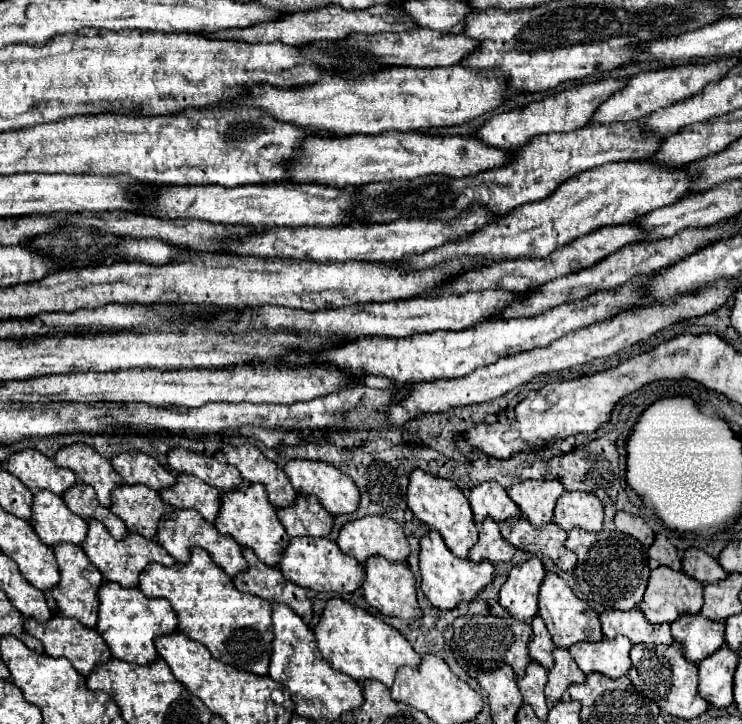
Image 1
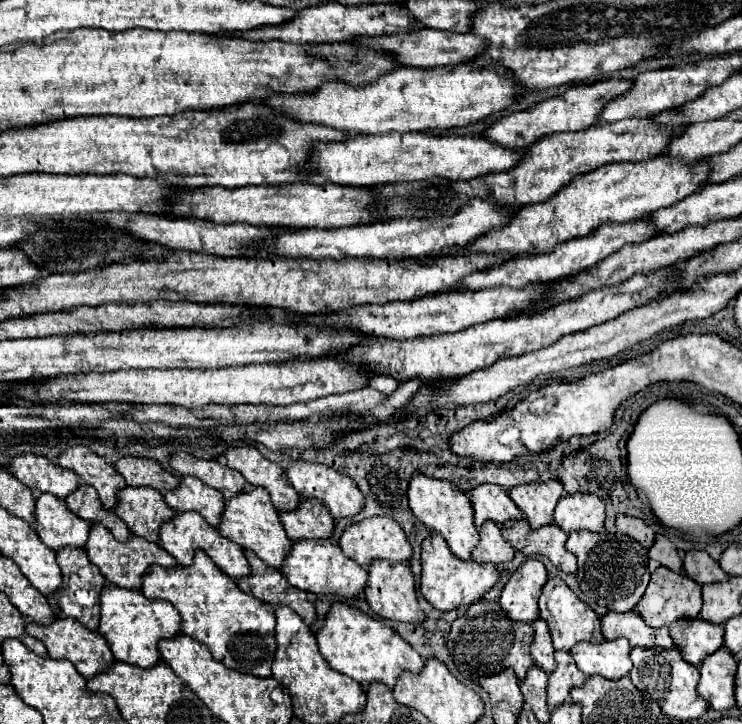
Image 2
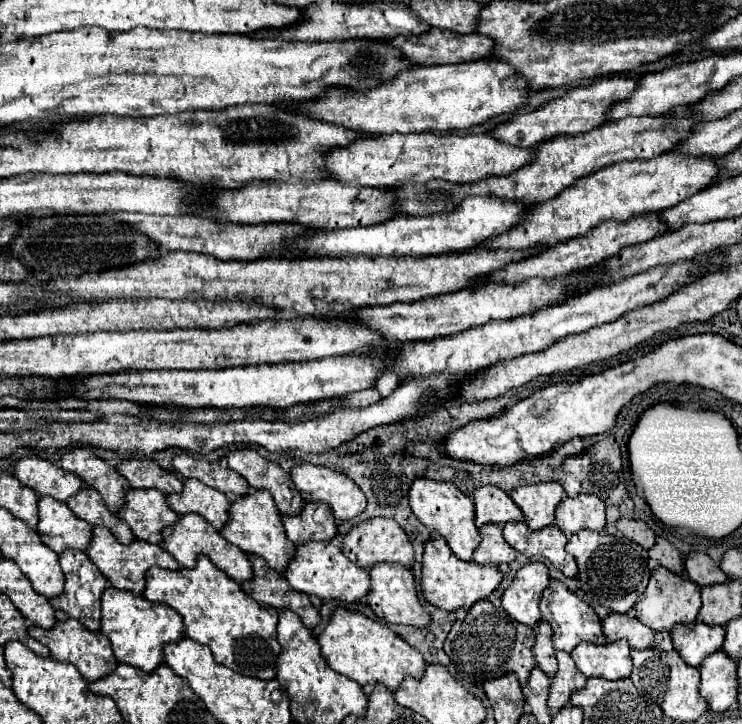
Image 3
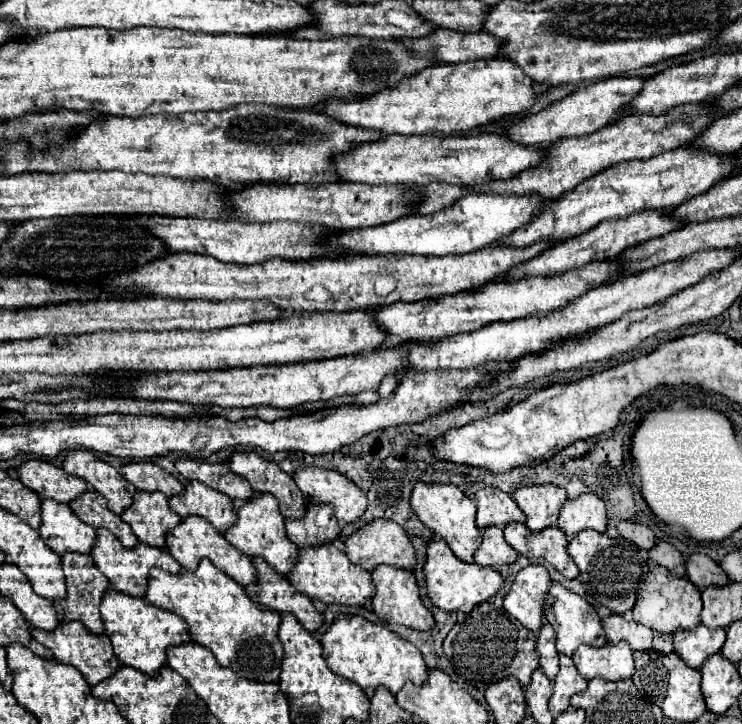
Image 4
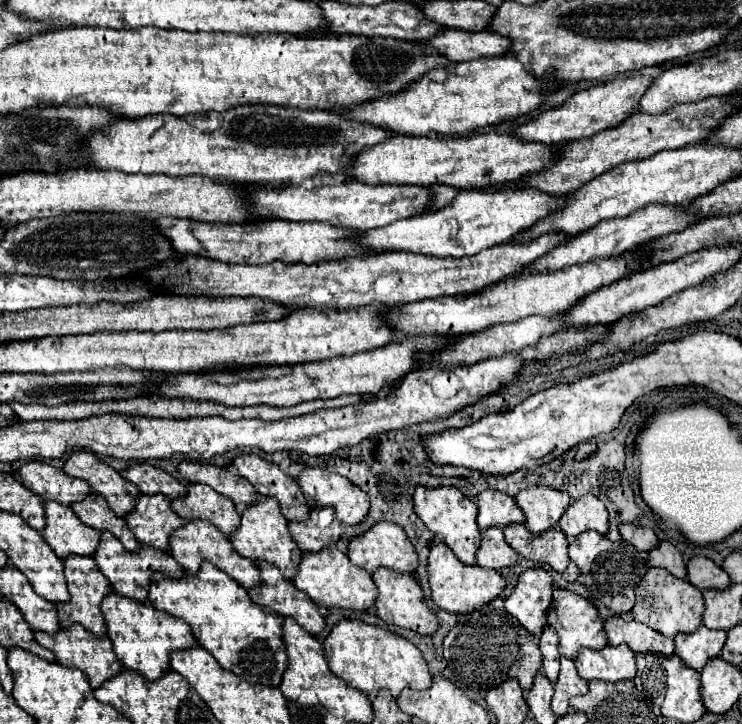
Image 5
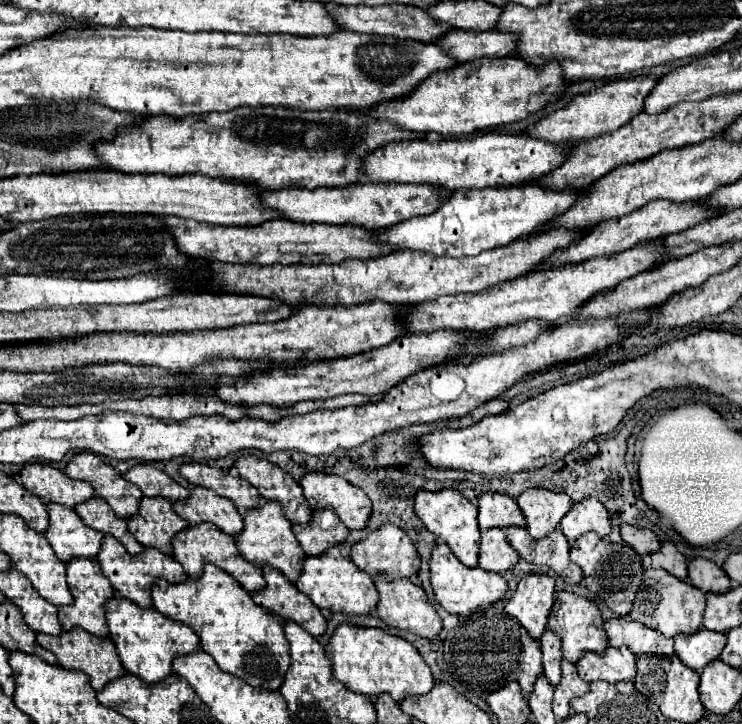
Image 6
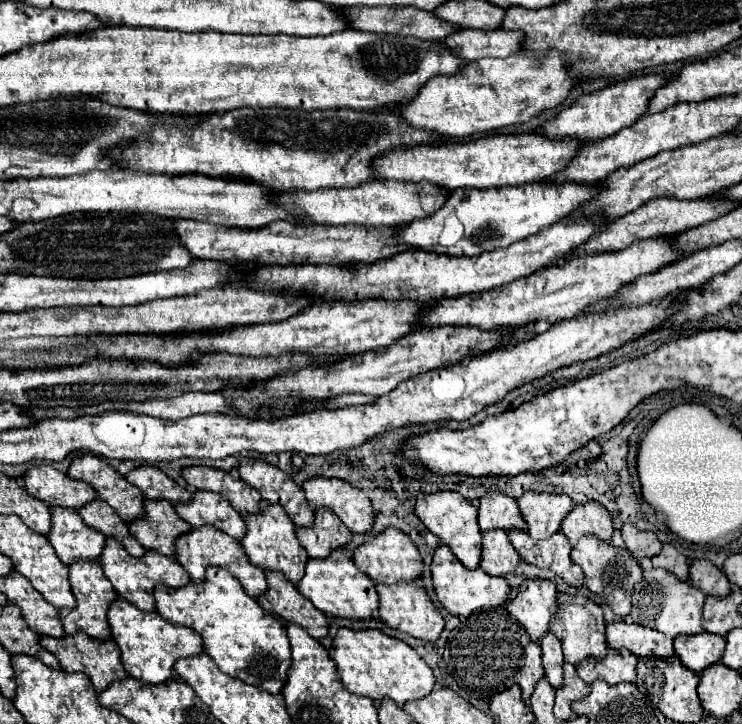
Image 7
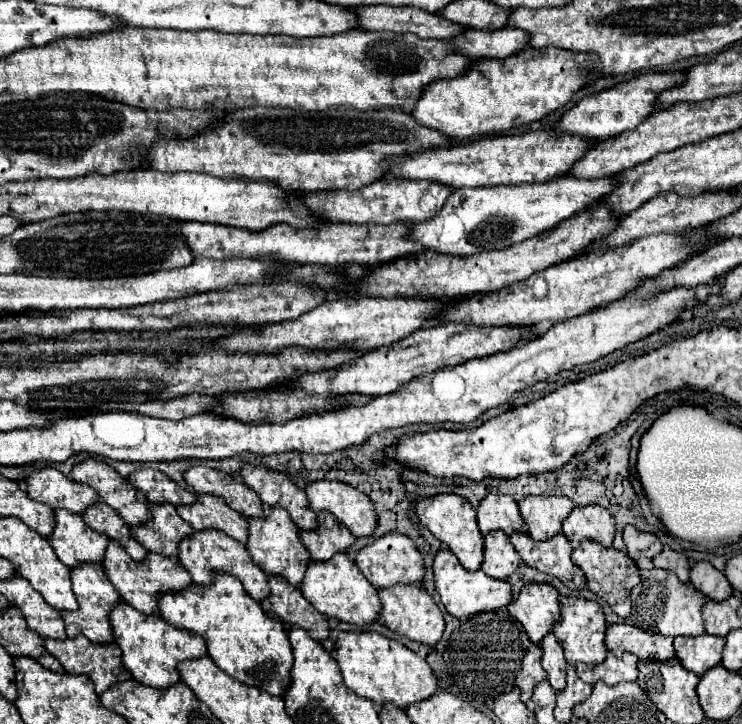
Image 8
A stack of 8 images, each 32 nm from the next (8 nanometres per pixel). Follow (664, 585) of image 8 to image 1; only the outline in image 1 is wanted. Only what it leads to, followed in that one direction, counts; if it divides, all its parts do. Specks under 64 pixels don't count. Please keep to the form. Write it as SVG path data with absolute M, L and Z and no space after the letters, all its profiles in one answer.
M658 566L650 572L648 578L648 586L644 592L642 602L638 604L638 608L646 614L648 622L652 624L662 624L662 622L674 622L682 612L700 612L702 608L702 592L704 586L698 580L692 580L692 576L688 576L684 570L672 570L668 566Z

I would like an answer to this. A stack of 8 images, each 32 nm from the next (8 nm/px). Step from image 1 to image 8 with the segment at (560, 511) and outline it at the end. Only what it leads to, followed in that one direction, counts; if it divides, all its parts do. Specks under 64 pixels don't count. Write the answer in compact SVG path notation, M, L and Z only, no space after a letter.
M598 504L576 506L562 526L562 534L570 540L572 546L578 546L578 542L582 542L584 538L592 538L604 546L612 546L614 532L616 526L610 512Z

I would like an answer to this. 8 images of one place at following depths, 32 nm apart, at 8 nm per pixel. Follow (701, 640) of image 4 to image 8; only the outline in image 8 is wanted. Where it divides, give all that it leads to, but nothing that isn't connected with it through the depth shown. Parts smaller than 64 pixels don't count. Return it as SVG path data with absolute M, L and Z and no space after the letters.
M708 634L688 636L688 638L678 636L678 638L674 638L674 648L676 648L676 656L684 664L684 668L702 676L708 668L720 664L724 638L708 636Z

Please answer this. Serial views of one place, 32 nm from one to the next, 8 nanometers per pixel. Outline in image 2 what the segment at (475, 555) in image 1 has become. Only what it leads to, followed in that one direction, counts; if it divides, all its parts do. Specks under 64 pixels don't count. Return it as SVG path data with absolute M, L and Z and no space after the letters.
M492 520L484 522L480 526L480 542L472 550L474 562L490 562L490 564L502 564L510 562L514 558L516 548L512 548L500 534L500 526Z

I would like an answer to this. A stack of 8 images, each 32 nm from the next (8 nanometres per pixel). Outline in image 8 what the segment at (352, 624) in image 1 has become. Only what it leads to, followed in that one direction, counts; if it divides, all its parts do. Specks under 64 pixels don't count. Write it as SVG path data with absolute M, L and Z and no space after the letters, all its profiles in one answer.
M340 632L336 648L330 654L340 666L346 688L376 704L394 702L398 708L406 708L412 702L432 696L436 690L436 676L426 660L402 642L378 632Z

